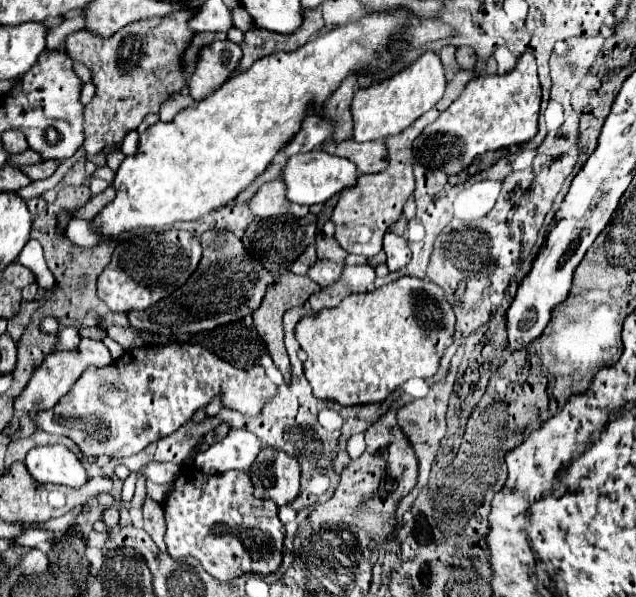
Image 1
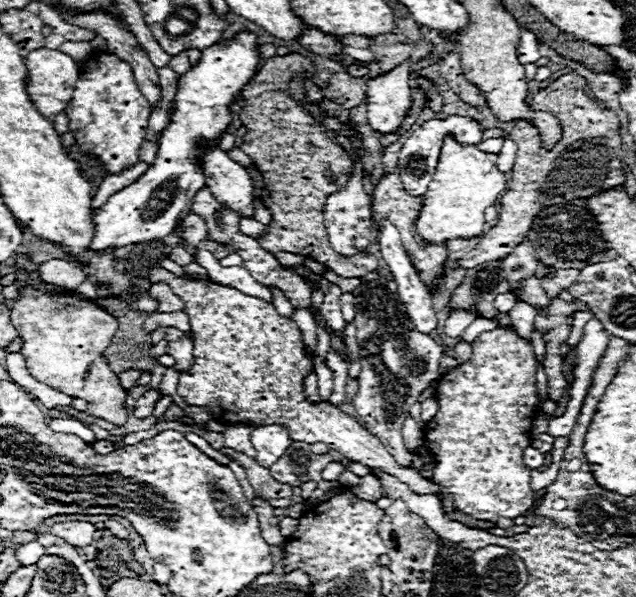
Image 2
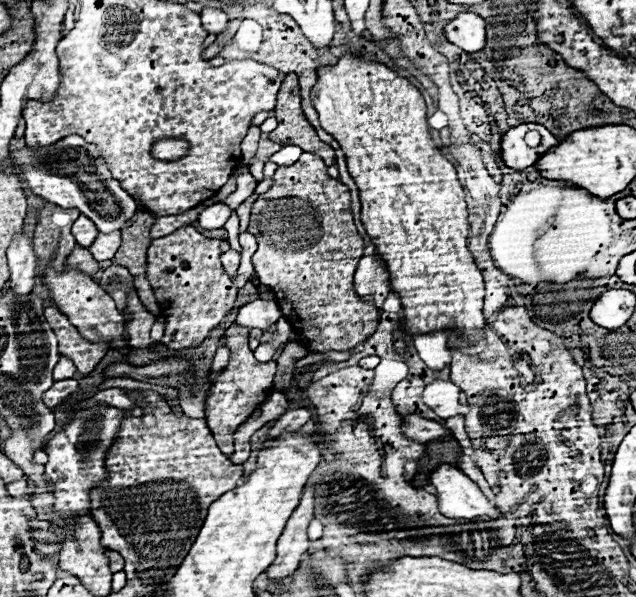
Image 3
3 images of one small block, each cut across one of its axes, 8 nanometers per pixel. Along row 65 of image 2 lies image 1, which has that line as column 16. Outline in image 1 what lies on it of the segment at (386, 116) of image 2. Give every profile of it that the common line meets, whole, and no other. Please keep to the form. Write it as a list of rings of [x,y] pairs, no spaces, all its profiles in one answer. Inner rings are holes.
[[[82,338],[80,344],[74,348],[74,350],[58,350],[58,352],[52,352],[44,358],[42,366],[34,370],[28,386],[24,388],[26,392],[22,392],[16,402],[14,402],[14,408],[16,410],[24,410],[24,412],[30,412],[30,414],[38,414],[46,408],[52,408],[68,390],[70,386],[82,376],[82,372],[86,368],[102,368],[102,366],[108,366],[112,364],[112,358],[110,358],[110,352],[108,348],[102,344],[102,340],[92,340],[92,338]]]

